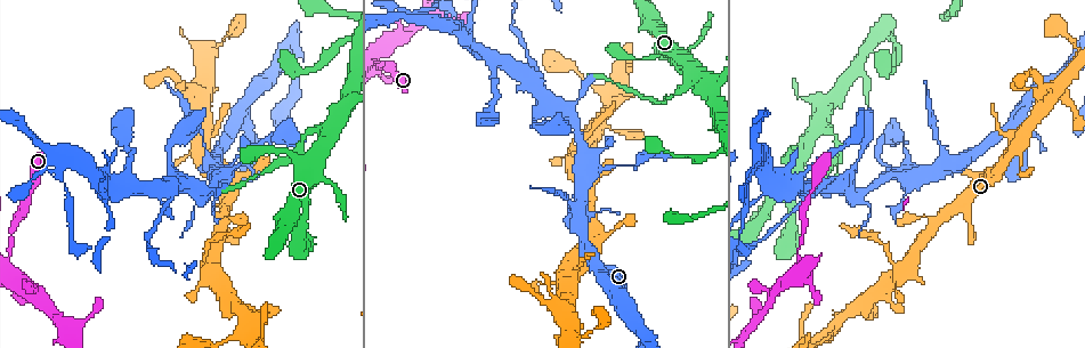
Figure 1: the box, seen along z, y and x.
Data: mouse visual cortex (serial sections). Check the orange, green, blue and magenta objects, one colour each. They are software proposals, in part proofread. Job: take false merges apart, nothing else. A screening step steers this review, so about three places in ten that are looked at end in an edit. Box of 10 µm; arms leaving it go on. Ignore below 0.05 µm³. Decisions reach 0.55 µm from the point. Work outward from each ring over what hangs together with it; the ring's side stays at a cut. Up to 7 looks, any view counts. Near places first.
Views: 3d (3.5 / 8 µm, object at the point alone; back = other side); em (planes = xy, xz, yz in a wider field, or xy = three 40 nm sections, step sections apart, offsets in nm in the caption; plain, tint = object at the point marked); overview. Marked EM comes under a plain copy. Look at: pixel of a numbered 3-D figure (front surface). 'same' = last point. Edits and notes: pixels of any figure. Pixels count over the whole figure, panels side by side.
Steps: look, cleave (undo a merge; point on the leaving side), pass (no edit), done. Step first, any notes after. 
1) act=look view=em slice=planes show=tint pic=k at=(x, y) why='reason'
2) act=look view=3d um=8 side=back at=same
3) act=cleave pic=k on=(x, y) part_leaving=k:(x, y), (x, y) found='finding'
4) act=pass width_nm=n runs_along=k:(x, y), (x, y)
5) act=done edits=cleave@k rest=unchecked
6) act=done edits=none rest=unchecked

act=look view=3d um=8 pic=1 at=(250, 129) why='three-way junction'

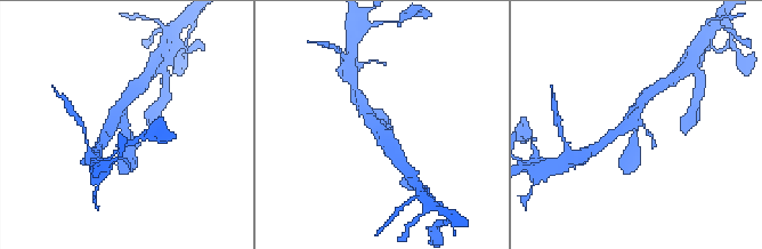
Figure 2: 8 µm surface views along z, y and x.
act=look view=3d um=3.5 at=same why='zoom in'

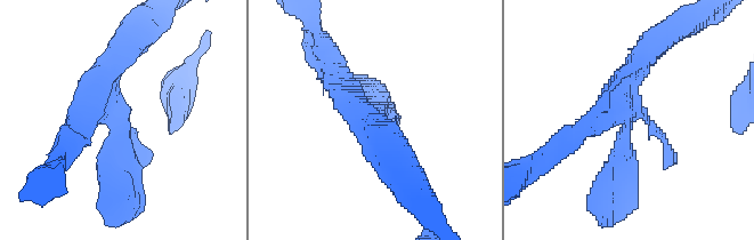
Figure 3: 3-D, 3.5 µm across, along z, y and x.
act=pass runs_along=3:(614, 183), (640, 61) found='all the same cell'

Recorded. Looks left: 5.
act=look view=3d um=8 pic=1 at=(901, 272) why='thick turns thin'

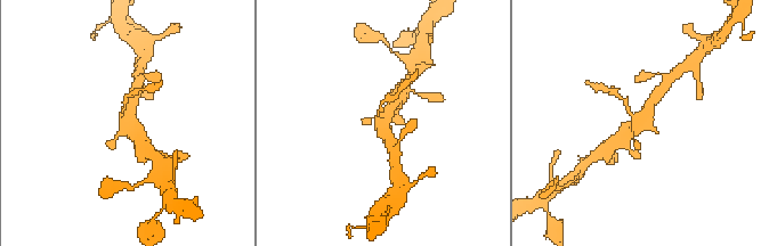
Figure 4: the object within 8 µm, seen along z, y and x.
act=look view=3d um=3.5 at=same

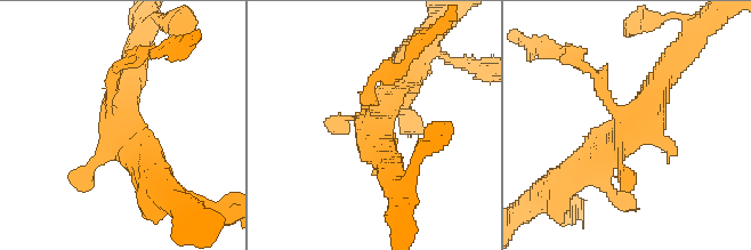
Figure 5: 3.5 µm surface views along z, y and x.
act=look view=em slice=xy step=2 show=tint pic=5 at=(376, 131) why='shape alone is not enough'

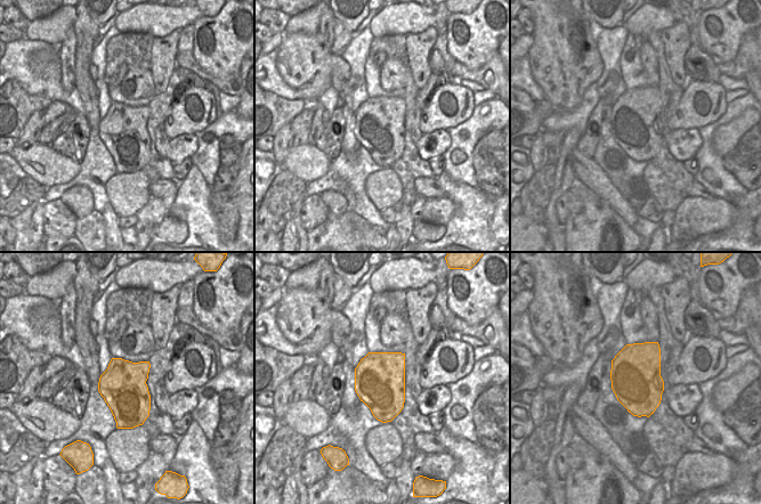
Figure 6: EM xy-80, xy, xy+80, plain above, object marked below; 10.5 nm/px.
act=pass width_nm=550 runs_along=5:(671, 64), (619, 145), (580, 169) found='all the same cell'

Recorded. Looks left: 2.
act=look view=3d um=3.5 pic=1 at=(169, 192) why='thin arm on a thick one'

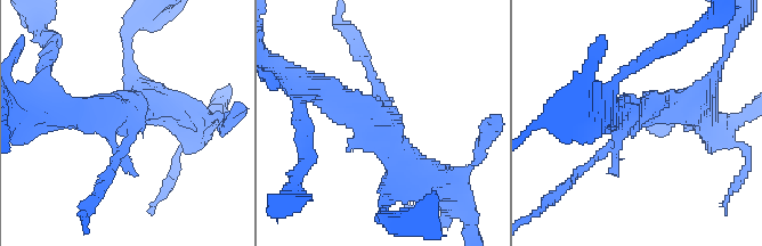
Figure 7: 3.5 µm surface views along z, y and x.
act=look view=em slice=planes show=tint pic=7 at=(634, 118) why='need the tissue'

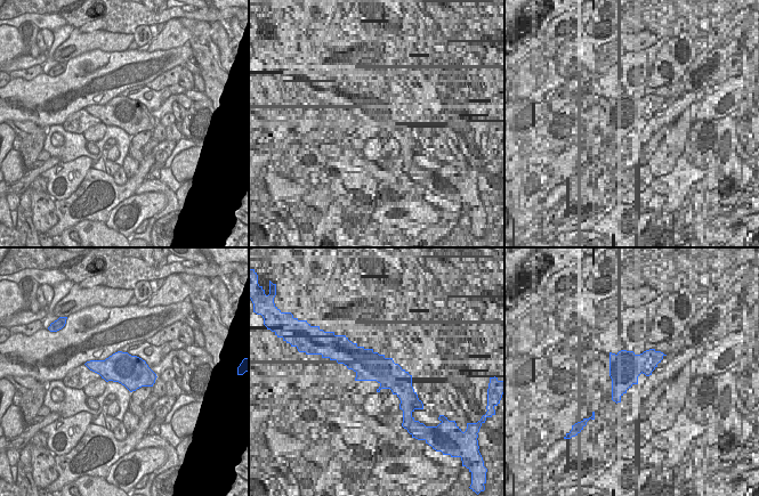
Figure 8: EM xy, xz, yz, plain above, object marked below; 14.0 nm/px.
act=cleave pic=7 on=(366, 63) part_leaving=7:(387, 104), (351, 34) found='two cells meet here'

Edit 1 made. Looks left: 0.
act=done edits=cleave@7 rest=unchecked

